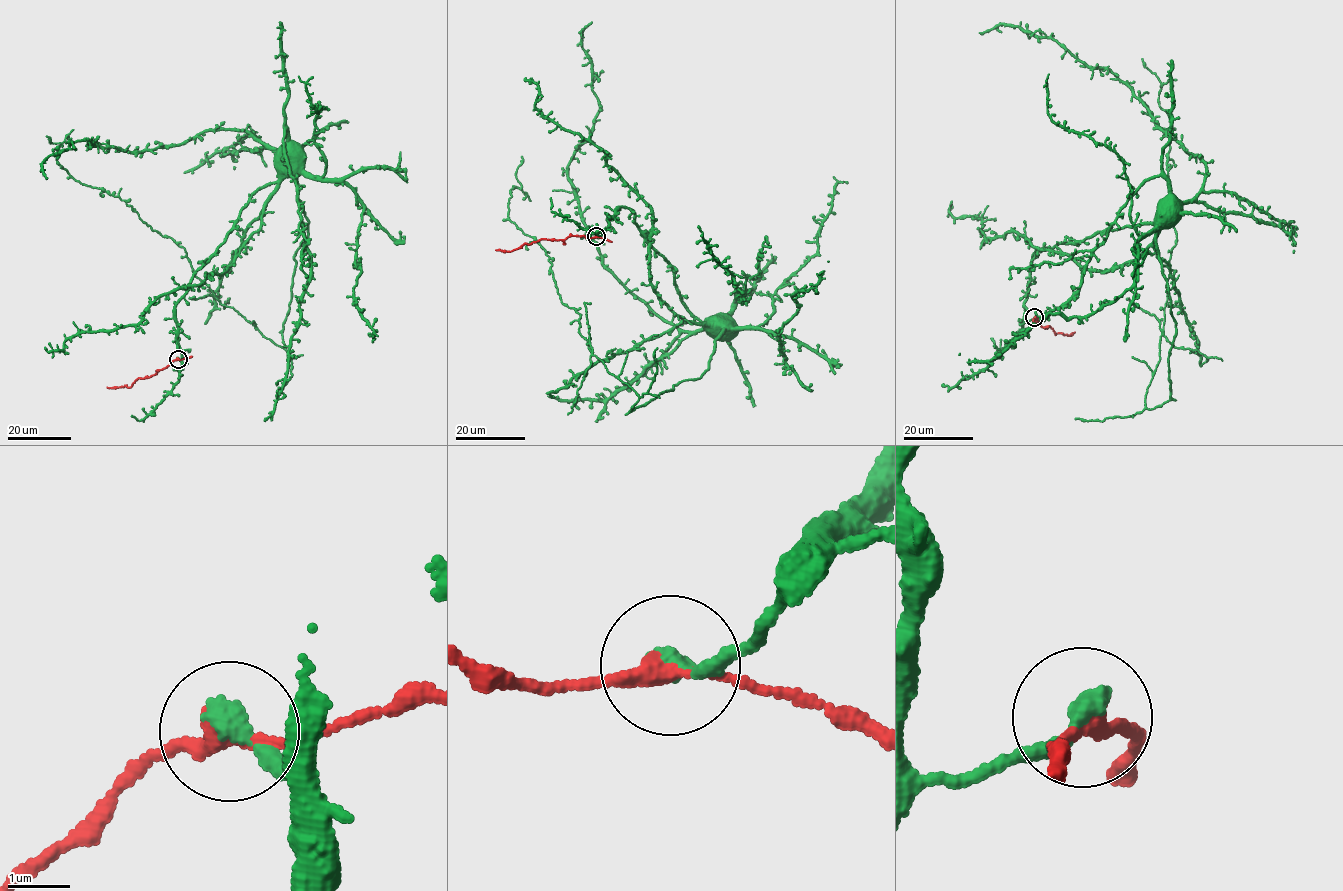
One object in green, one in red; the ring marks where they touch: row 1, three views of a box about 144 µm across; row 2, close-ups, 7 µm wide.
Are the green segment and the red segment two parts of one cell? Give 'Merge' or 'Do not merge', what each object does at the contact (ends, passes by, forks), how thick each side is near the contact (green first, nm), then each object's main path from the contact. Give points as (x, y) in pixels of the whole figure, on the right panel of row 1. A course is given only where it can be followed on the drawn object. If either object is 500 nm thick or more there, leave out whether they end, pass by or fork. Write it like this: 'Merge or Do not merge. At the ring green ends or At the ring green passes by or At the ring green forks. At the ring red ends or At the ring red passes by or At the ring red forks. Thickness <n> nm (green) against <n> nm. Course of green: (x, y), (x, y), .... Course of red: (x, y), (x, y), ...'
Do not merge. At the ring green ends. At the ring red passes by. Thickness 340 nm (green) against 280 nm. Course of green: (1034, 317), (1024, 319), (1032, 255), (1062, 244), (1077, 243), (1108, 230), (1138, 224), (1160, 226), (1163, 211). Course of red: (1034, 317), (1040, 326), (1045, 328), (1049, 326), (1055, 334), (1068, 335), (1074, 332)

